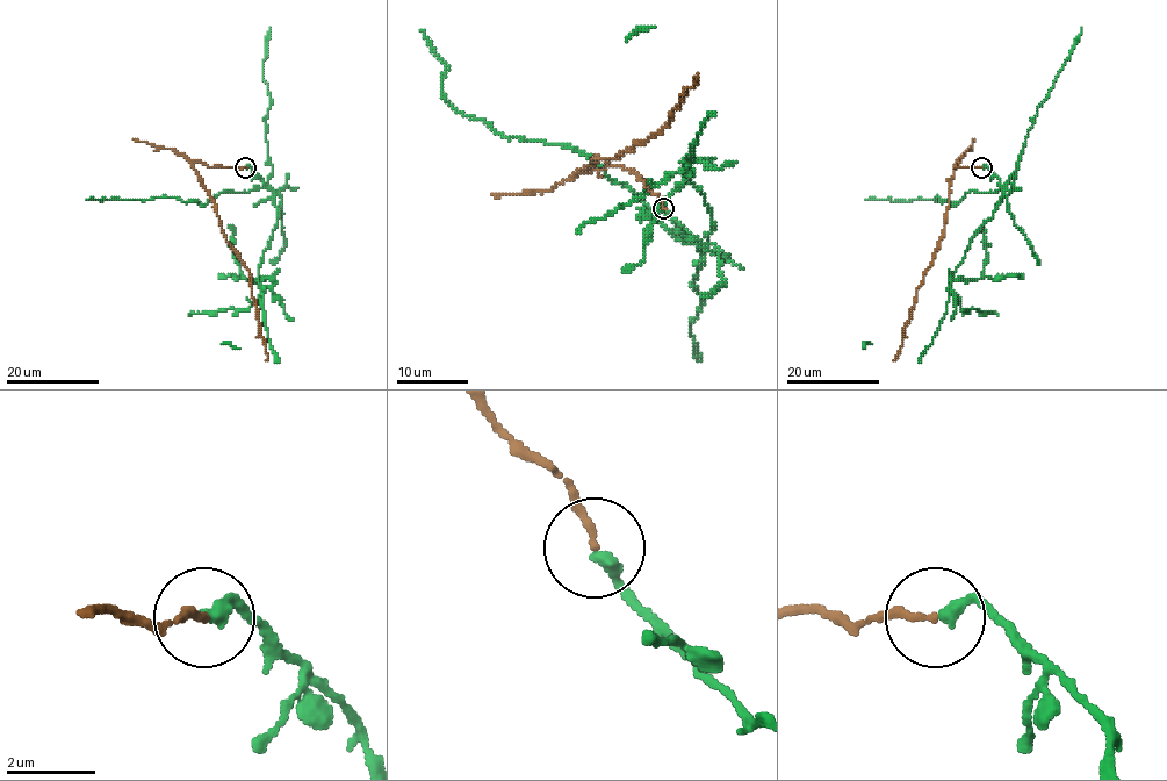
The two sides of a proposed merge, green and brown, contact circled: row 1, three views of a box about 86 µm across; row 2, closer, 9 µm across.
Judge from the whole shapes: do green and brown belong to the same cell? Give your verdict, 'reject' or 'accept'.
reject

